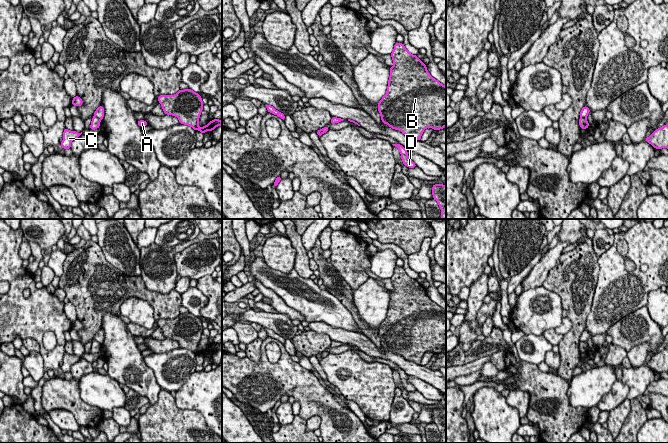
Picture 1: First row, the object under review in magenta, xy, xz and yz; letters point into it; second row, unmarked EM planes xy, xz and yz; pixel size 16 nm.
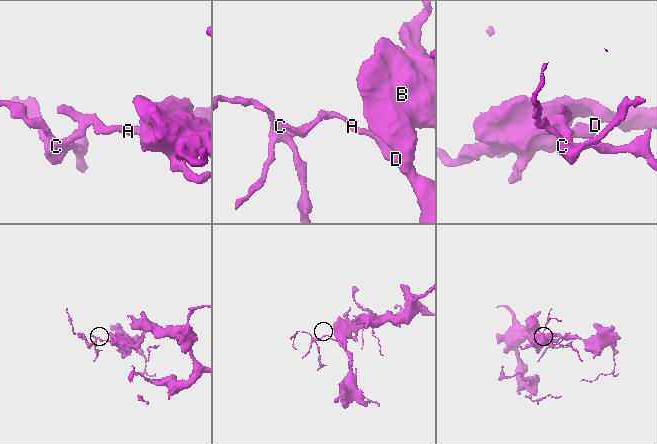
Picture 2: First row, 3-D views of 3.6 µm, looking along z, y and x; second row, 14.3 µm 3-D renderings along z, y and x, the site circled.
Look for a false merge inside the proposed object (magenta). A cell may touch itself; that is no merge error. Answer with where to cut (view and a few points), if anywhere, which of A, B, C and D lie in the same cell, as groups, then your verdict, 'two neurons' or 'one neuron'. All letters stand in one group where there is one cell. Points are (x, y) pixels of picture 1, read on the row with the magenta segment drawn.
cut in xy along (94, 115), (100, 120); A B D / C; two neurons

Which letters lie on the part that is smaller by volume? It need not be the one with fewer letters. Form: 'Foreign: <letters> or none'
Foreign: C

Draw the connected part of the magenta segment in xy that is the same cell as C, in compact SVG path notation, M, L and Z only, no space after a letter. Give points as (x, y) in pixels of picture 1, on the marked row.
M65 128L64 132L63 132L63 140L61 142L61 146L63 149L70 149L71 148L71 142L73 140L75 140L76 138L78 138L81 133L78 133L76 131L71 131Z

